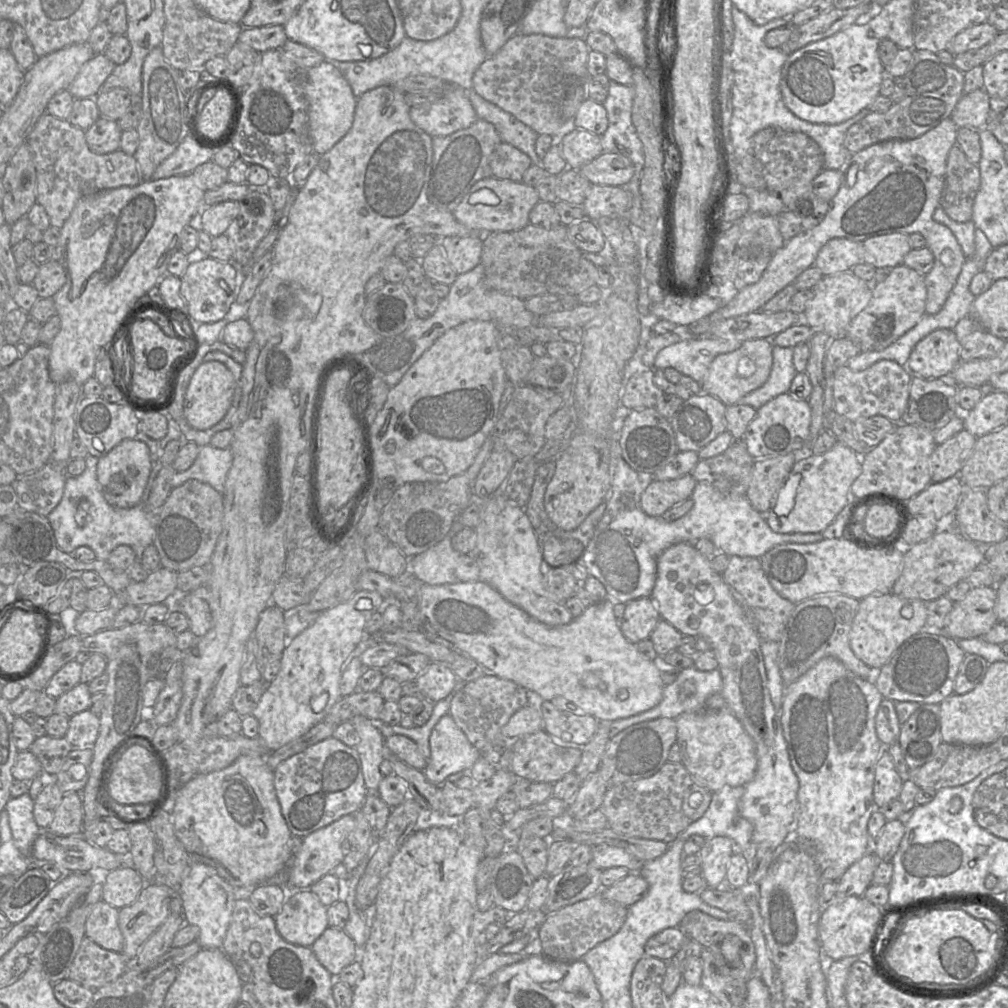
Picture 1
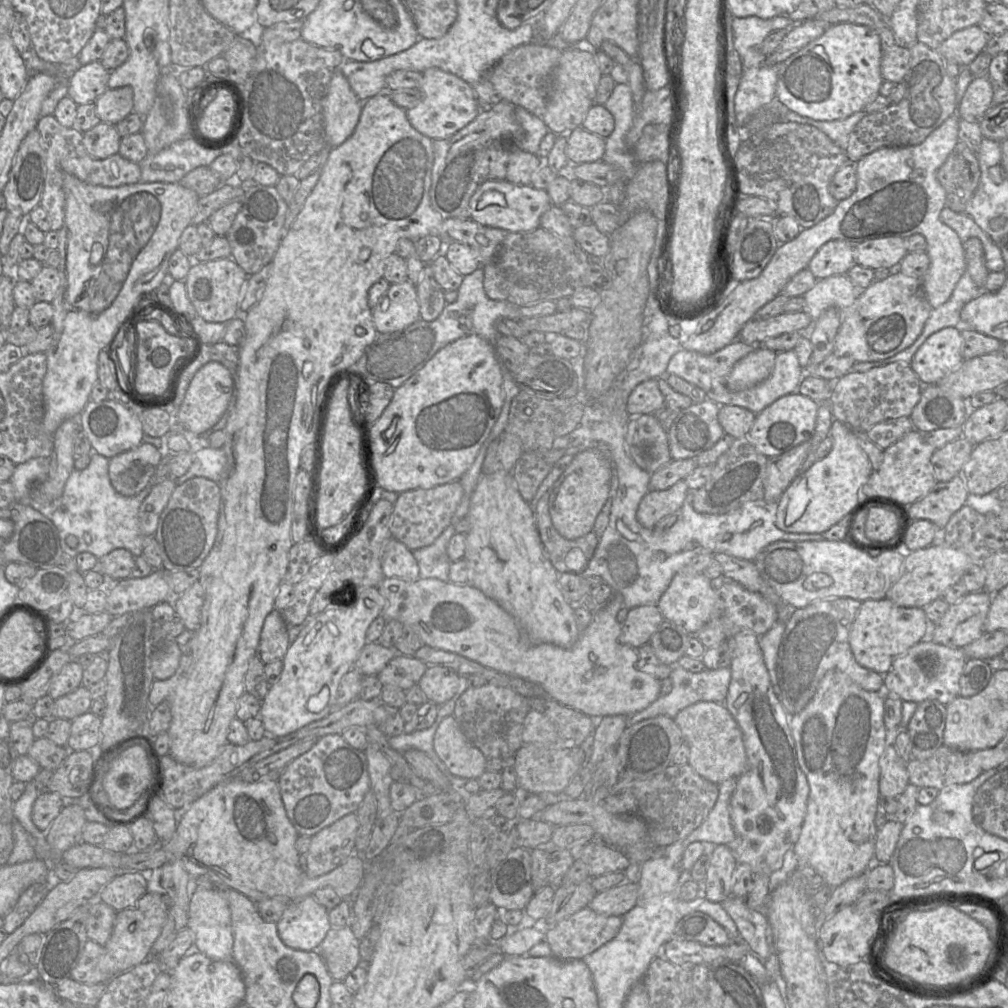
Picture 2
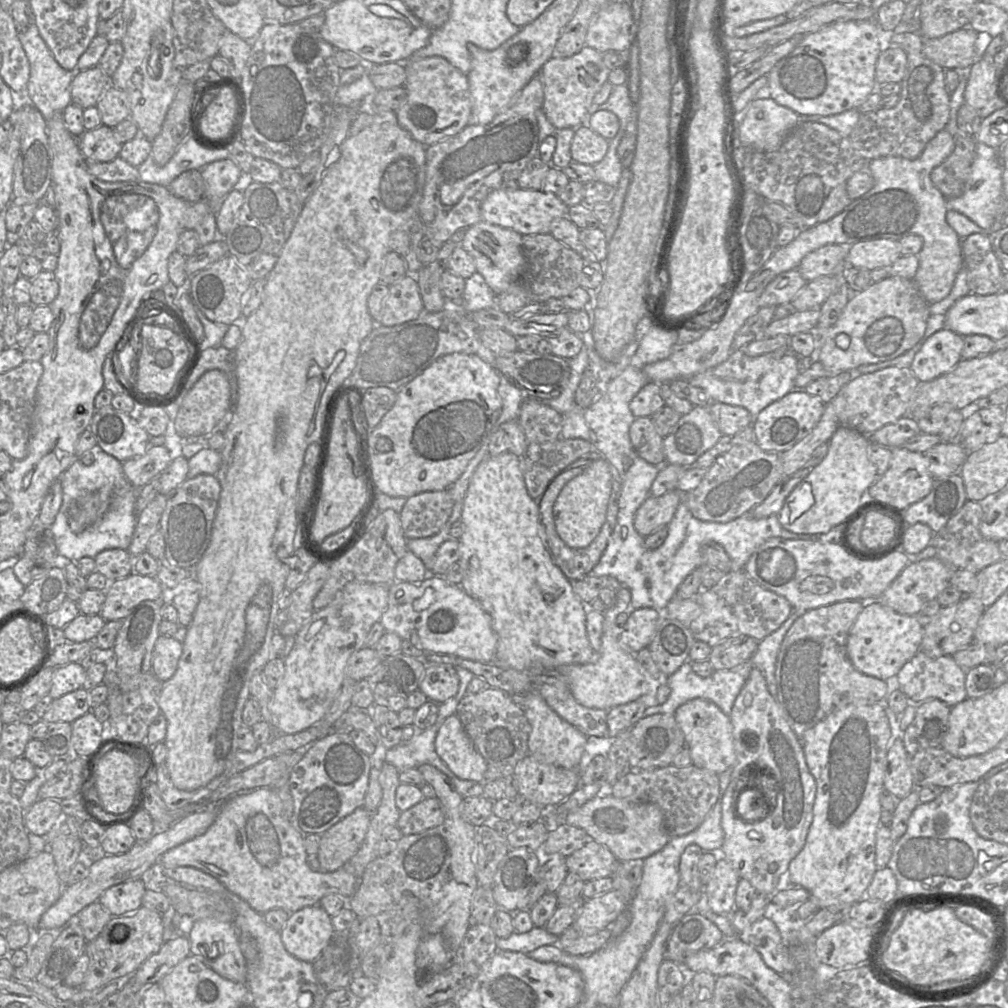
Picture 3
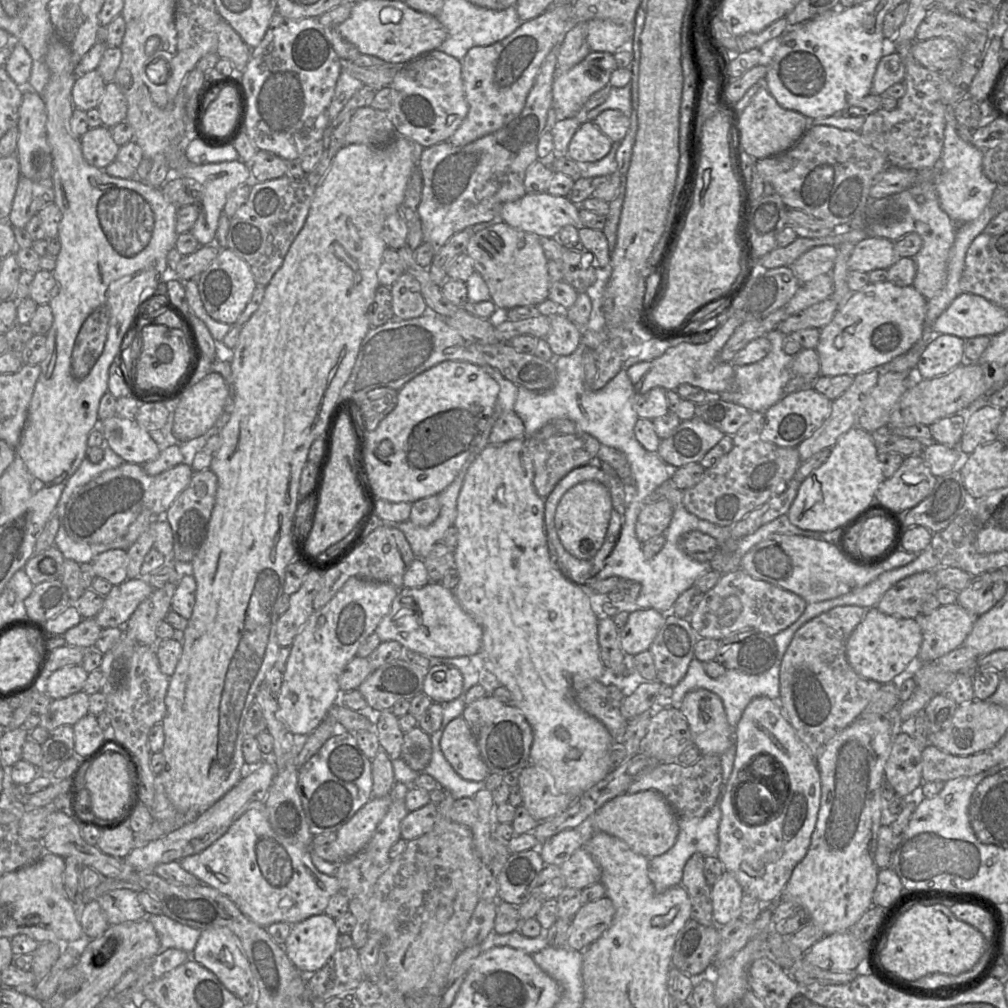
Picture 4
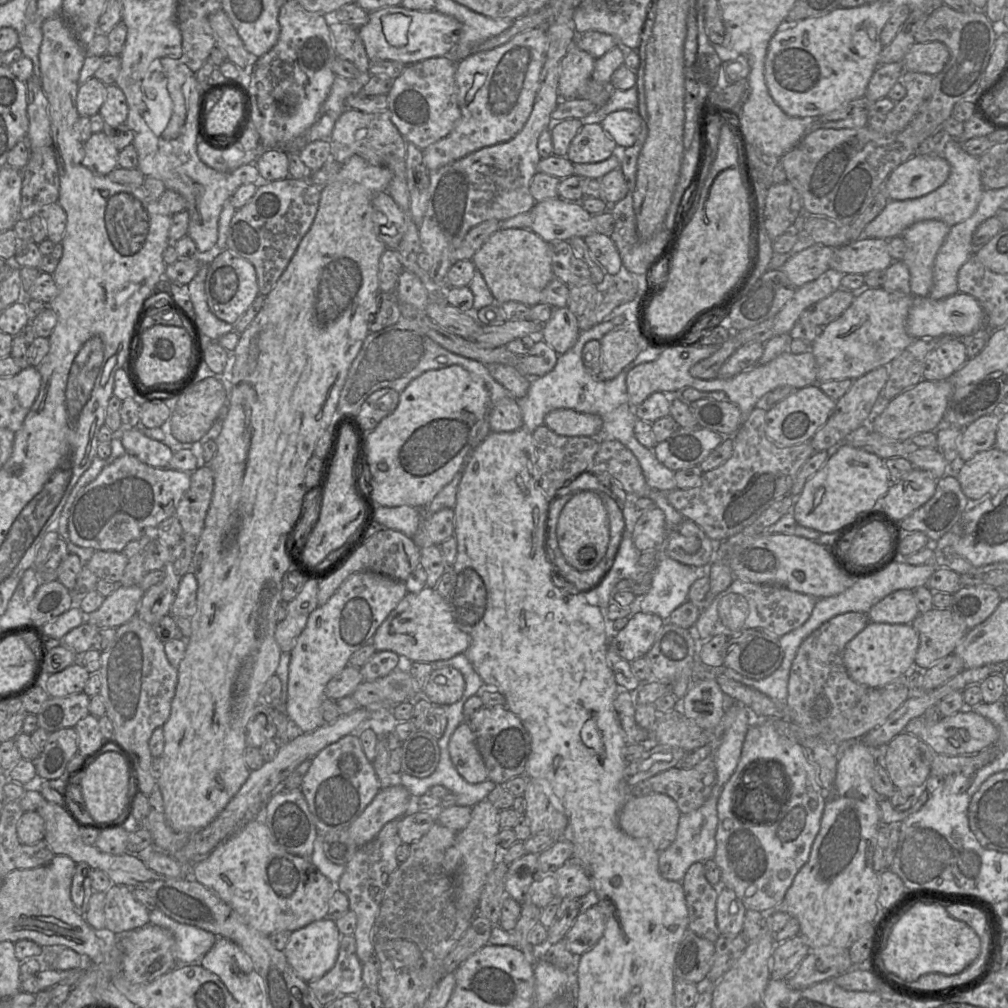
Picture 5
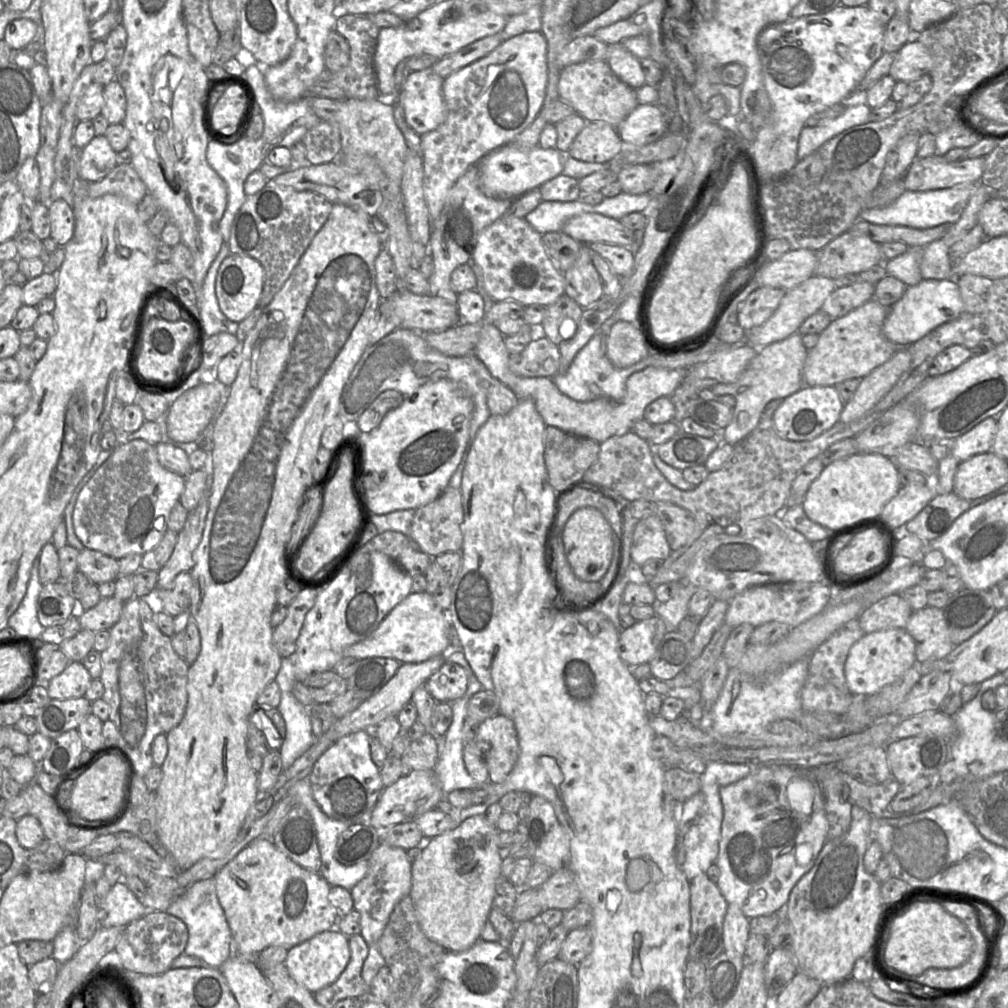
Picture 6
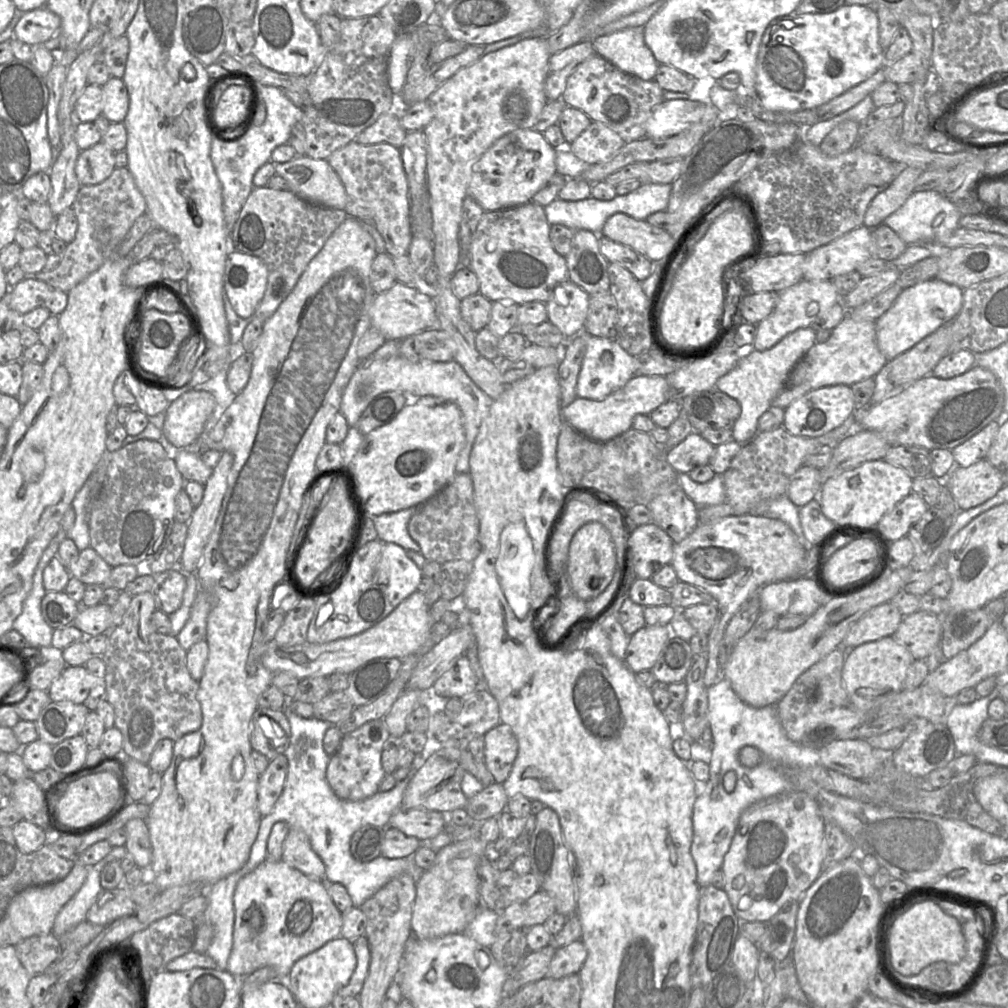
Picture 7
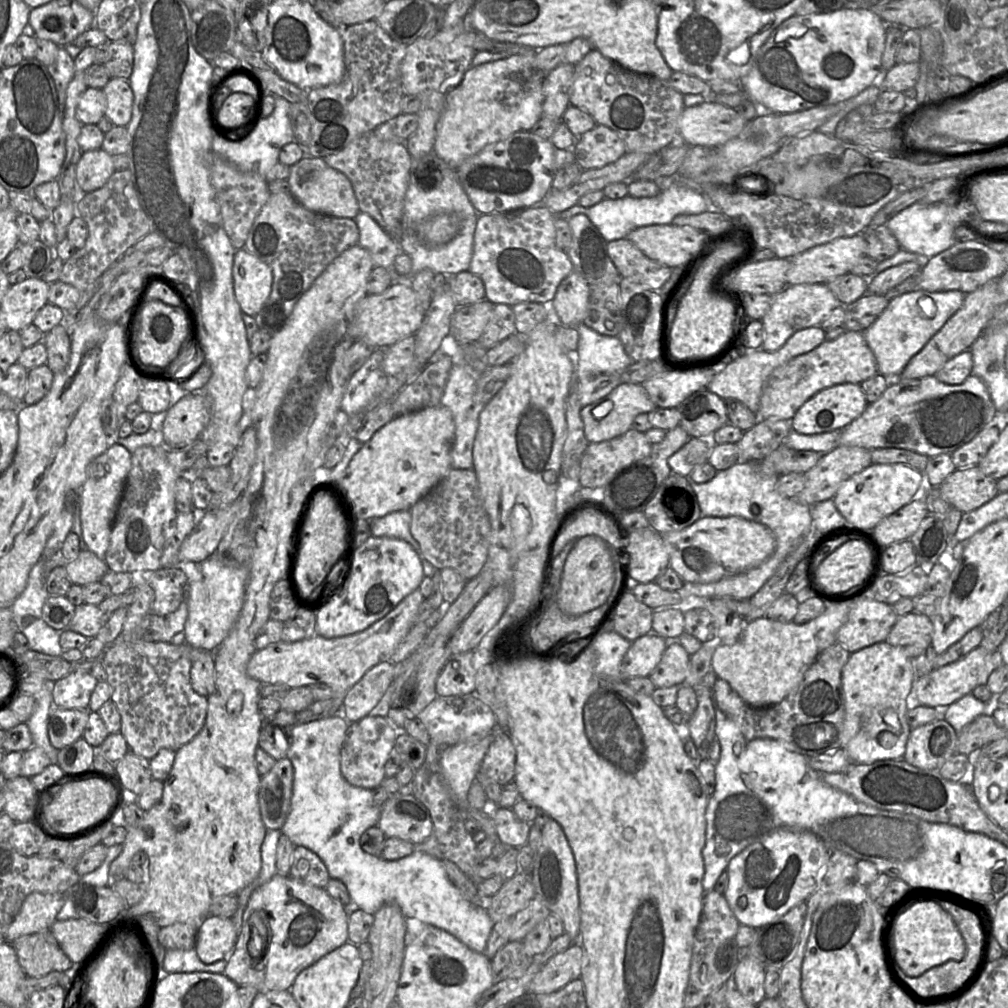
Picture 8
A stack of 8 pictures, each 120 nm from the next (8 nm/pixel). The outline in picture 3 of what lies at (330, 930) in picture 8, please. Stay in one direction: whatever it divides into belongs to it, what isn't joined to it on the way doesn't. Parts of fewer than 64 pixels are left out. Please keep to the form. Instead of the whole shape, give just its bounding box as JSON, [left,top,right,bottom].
[158,788,359,914]

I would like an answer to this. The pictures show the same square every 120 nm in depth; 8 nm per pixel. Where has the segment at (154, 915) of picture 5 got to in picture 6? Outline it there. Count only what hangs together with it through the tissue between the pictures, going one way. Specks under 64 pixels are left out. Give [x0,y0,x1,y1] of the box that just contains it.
[166,878,234,968]

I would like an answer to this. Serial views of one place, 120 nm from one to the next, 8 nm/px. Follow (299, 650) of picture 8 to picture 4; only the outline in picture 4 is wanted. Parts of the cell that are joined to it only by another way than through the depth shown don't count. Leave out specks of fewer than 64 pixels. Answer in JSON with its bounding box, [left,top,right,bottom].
[375,583,483,658]

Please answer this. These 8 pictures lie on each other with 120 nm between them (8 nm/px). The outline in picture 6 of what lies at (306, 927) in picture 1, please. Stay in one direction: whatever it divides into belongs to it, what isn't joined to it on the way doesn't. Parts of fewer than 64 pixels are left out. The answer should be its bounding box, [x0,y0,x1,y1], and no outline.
[284,928,349,994]

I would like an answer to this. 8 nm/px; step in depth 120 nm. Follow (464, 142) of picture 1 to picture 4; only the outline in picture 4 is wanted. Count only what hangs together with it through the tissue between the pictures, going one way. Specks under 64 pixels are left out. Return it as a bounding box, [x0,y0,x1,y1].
[418,47,557,256]

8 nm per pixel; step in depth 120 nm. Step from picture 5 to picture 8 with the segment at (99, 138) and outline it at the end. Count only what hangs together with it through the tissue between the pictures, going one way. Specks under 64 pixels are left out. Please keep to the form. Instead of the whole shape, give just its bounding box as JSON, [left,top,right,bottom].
[76,148,115,194]

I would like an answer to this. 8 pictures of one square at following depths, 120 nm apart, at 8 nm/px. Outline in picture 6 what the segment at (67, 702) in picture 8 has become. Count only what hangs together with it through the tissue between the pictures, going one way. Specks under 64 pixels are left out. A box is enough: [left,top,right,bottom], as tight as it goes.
[46,661,92,700]

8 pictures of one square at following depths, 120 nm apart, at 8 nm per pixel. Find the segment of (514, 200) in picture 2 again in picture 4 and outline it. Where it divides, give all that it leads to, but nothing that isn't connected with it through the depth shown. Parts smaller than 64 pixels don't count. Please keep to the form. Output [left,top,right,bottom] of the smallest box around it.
[498,193,582,238]

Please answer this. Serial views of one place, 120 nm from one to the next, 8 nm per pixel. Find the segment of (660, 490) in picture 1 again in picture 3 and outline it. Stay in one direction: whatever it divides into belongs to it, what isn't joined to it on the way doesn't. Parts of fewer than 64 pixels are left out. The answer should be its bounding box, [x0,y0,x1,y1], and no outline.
[635,489,681,537]

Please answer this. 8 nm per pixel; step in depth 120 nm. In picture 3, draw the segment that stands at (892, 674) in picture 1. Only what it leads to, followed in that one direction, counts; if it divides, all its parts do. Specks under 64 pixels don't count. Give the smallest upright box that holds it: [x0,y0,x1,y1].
[897,651,967,707]

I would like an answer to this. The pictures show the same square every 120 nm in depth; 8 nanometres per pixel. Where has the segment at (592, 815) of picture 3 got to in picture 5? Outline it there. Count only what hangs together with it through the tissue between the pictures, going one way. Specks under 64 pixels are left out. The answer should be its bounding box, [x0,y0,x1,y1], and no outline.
[618,793,680,852]

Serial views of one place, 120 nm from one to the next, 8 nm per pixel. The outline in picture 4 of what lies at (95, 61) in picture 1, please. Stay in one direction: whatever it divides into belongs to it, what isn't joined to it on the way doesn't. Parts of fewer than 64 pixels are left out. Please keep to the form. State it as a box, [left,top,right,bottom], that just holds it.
[72,70,106,112]

